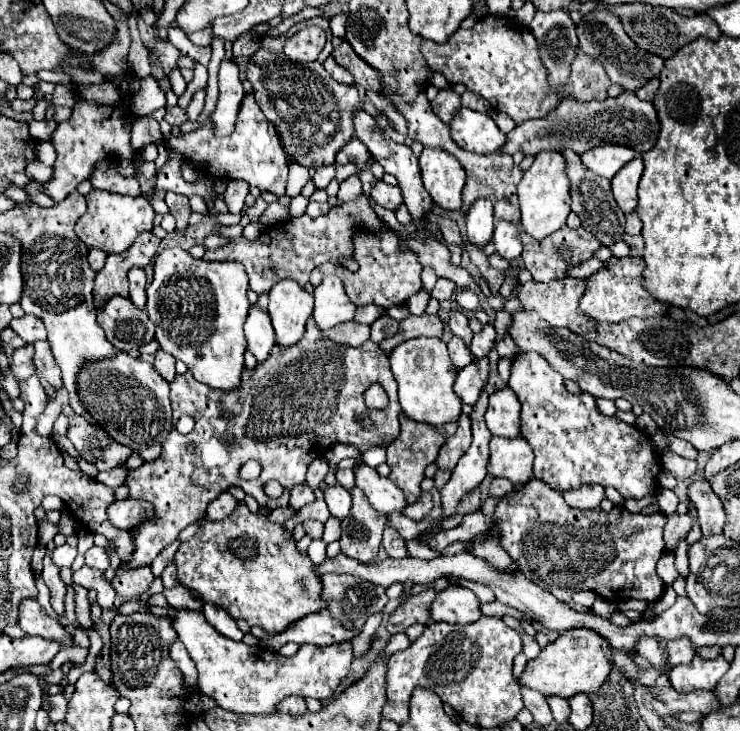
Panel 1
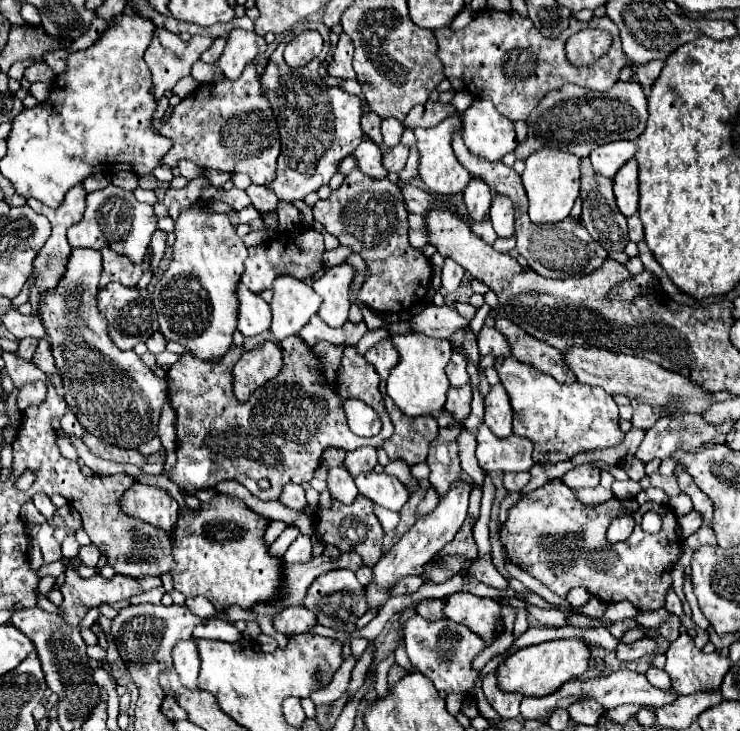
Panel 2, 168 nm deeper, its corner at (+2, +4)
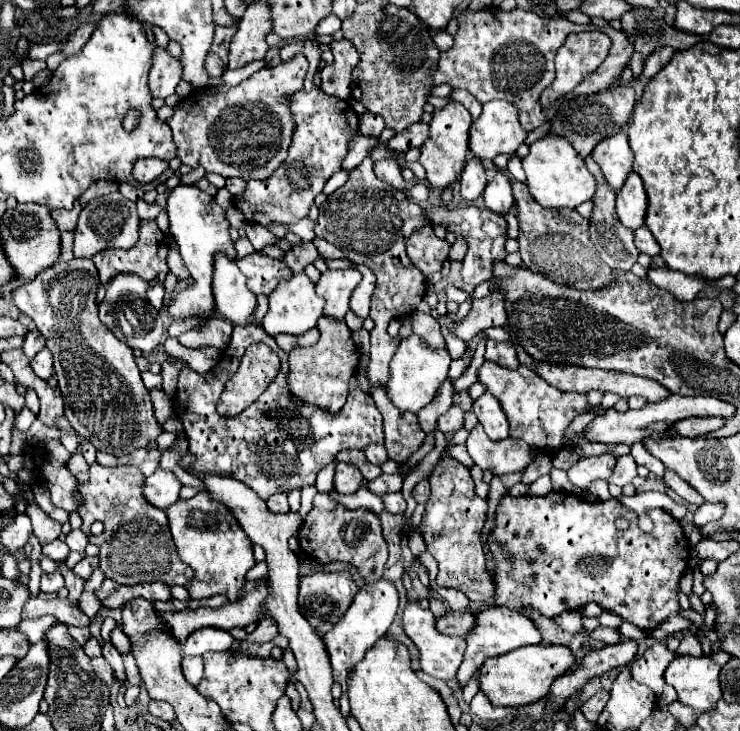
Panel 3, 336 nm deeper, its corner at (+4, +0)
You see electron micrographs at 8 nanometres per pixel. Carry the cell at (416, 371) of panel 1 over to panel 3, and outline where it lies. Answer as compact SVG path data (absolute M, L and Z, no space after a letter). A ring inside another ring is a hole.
M418 335L402 339L390 361L390 379L386 387L392 405L408 413L418 413L422 407L426 407L434 399L438 387L448 377L450 361L452 357L448 355L446 349L432 349Z

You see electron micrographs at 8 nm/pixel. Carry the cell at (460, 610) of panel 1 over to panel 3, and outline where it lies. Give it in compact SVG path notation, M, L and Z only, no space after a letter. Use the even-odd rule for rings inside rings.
M486 605L482 607L476 615L476 625L466 633L466 643L468 643L468 649L464 653L464 661L460 665L460 671L456 675L458 679L458 685L464 687L472 673L484 663L484 659L488 657L498 657L498 655L504 655L508 651L514 651L518 647L524 647L524 645L538 645L542 643L542 635L538 633L538 629L532 625L530 619L526 619L524 615L518 615L516 611L508 609L508 607L496 607L496 605Z

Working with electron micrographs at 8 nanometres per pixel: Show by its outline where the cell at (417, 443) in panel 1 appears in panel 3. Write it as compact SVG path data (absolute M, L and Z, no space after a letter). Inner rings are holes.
M370 385L370 397L384 417L384 447L388 451L388 459L396 463L408 461L410 455L420 449L426 437L418 425L416 415L396 411L396 407L392 407L390 399L386 397L384 387L380 385Z

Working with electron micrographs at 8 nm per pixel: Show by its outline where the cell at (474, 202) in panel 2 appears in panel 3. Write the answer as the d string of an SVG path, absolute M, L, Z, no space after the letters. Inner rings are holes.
M470 159L460 177L462 199L468 199L468 201L478 199L484 193L486 185L488 185L488 175L486 175L484 163L480 159Z

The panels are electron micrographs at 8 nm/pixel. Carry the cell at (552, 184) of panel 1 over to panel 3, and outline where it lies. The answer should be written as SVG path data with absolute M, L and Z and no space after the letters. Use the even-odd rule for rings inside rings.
M546 135L530 145L530 153L522 159L522 167L526 171L526 185L530 195L544 209L564 209L578 207L584 201L590 201L596 191L596 179L586 171L584 161L576 155L570 143L564 139L556 139L556 135Z

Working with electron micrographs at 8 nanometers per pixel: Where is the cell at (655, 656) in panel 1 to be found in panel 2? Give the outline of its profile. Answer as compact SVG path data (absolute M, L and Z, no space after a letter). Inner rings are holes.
M648 669L646 671L646 677L652 685L656 685L658 689L672 689L670 687L670 677L662 671L662 669Z

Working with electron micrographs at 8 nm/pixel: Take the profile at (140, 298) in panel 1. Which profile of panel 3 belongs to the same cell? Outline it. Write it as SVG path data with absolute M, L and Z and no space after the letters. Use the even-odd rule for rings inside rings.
M120 191L96 197L88 201L88 205L82 209L78 227L74 229L74 257L94 257L98 251L106 249L108 245L130 249L138 241L138 227L140 217L136 213L136 205L122 197Z

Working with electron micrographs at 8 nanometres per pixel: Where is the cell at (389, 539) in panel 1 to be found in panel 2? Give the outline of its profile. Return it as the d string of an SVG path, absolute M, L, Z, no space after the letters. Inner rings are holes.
M374 505L374 515L380 519L380 523L382 523L382 527L384 527L384 531L388 533L388 531L392 531L396 525L398 525L398 519L400 519L400 515L396 513L396 511L386 511L384 507L376 507Z

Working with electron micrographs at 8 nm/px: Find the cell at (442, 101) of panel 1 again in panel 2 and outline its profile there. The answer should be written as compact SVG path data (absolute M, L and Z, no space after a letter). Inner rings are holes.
M428 101L428 103L412 107L408 111L408 115L404 119L404 127L408 127L408 129L434 127L452 113L454 113L452 105L442 105L442 103L436 103L436 101Z

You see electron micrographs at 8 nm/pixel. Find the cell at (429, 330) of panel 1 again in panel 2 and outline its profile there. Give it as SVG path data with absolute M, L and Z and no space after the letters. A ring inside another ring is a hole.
M430 305L424 311L420 311L418 315L412 317L410 327L416 333L426 333L428 337L440 337L440 339L450 339L454 335L454 331L466 327L468 321L464 317L460 317L456 313L454 307L436 307Z

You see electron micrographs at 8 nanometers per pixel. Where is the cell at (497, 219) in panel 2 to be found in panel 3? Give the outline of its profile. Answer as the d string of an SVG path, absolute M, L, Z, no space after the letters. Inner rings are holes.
M490 175L490 183L484 191L484 203L500 217L506 217L506 213L514 207L512 187L504 175Z

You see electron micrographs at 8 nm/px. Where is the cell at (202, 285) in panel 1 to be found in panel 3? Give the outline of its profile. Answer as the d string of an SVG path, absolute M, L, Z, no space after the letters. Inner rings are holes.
M176 185L170 195L168 195L168 205L166 205L168 217L170 217L170 233L174 241L180 247L182 261L186 269L190 271L192 283L186 287L178 287L168 303L166 311L172 317L172 321L180 323L186 319L198 319L198 329L202 329L212 317L216 309L216 299L212 293L212 273L214 273L214 257L216 253L224 253L228 259L236 259L236 249L228 233L228 219L226 211L216 205L214 197L202 193L194 185Z

